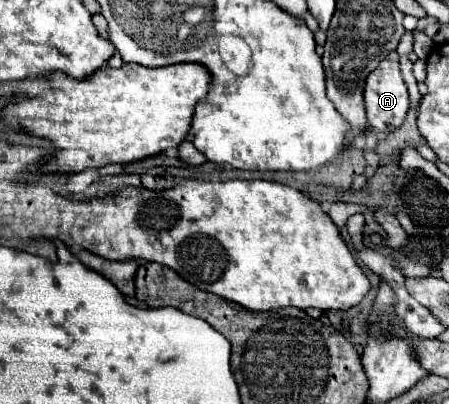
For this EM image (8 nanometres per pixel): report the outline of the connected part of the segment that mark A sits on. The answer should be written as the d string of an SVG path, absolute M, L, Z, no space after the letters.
M384 59L366 77L364 105L368 123L380 133L390 133L404 123L410 97L398 63Z

